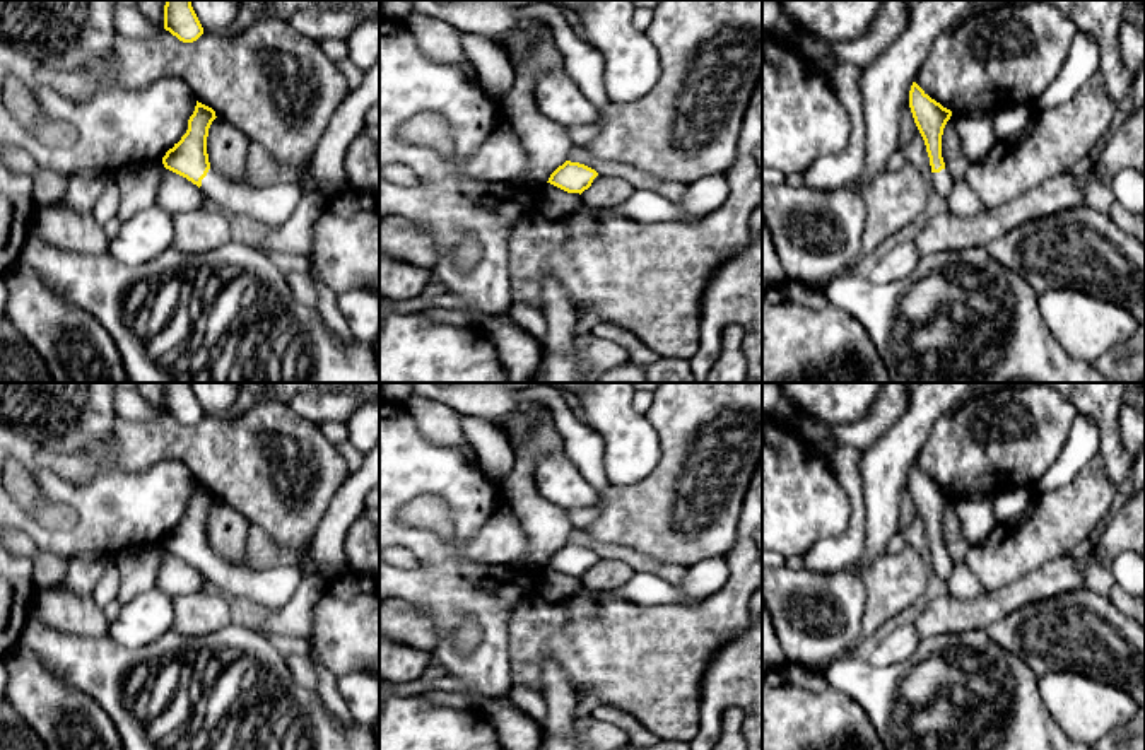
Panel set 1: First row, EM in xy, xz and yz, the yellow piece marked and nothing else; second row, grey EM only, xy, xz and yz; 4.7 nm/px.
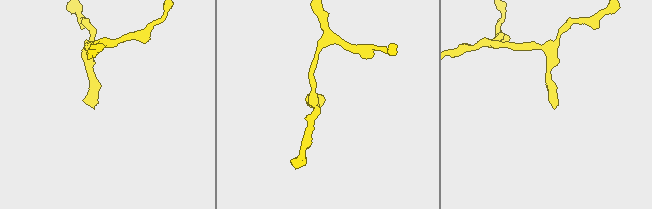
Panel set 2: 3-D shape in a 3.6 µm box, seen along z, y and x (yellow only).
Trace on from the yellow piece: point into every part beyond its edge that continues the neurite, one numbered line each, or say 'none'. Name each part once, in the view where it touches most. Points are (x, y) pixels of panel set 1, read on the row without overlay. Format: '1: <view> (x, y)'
1: xy (270, 588)

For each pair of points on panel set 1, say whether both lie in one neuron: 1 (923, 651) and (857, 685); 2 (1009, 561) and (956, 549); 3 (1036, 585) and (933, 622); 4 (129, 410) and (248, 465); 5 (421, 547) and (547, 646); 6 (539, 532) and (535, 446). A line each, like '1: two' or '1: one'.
1: one
2: two
3: one
4: two
5: two
6: one

